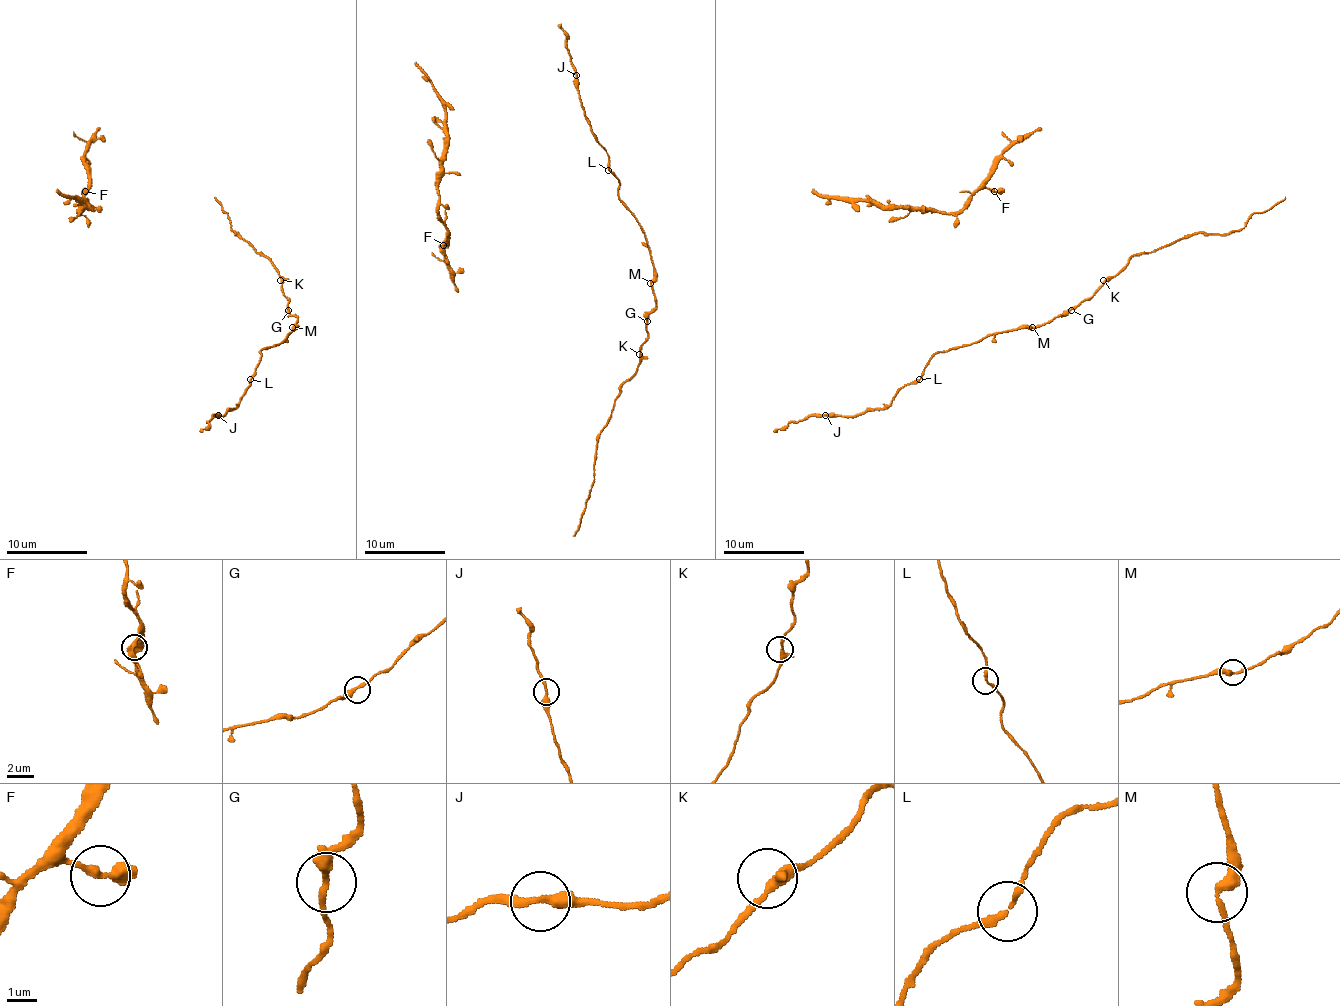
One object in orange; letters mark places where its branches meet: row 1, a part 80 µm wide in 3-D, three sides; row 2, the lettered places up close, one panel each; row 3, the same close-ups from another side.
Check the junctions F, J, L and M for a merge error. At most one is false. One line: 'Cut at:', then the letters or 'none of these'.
Cut at: none of these

